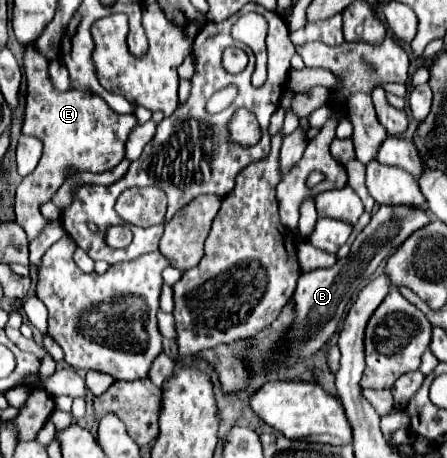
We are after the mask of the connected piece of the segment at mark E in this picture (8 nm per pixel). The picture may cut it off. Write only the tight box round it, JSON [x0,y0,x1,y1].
[16,47,138,239]

